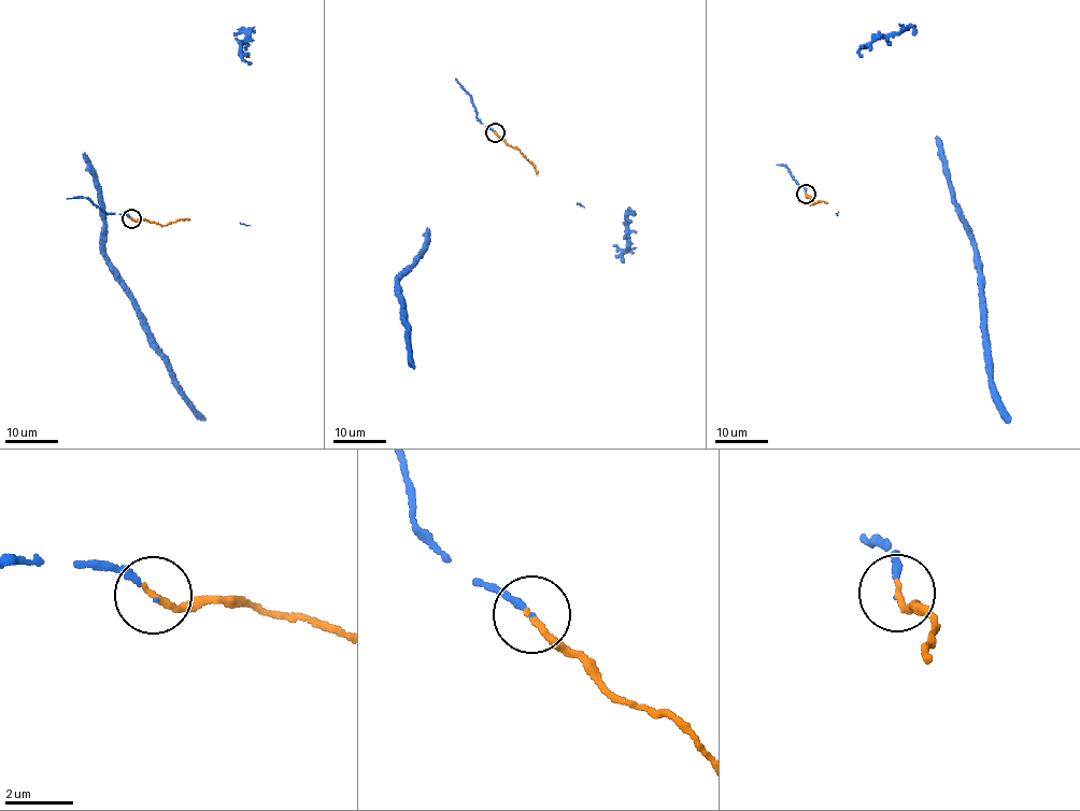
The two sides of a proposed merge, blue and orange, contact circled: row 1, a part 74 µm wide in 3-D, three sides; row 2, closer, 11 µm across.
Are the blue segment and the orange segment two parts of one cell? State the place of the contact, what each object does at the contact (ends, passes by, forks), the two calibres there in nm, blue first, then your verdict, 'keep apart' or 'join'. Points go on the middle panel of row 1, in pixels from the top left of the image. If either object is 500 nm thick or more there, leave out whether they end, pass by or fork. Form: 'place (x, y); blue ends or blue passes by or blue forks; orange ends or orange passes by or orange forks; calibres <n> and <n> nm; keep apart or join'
place (495, 132); blue ends; orange ends; calibres 110 and 180 nm; join

